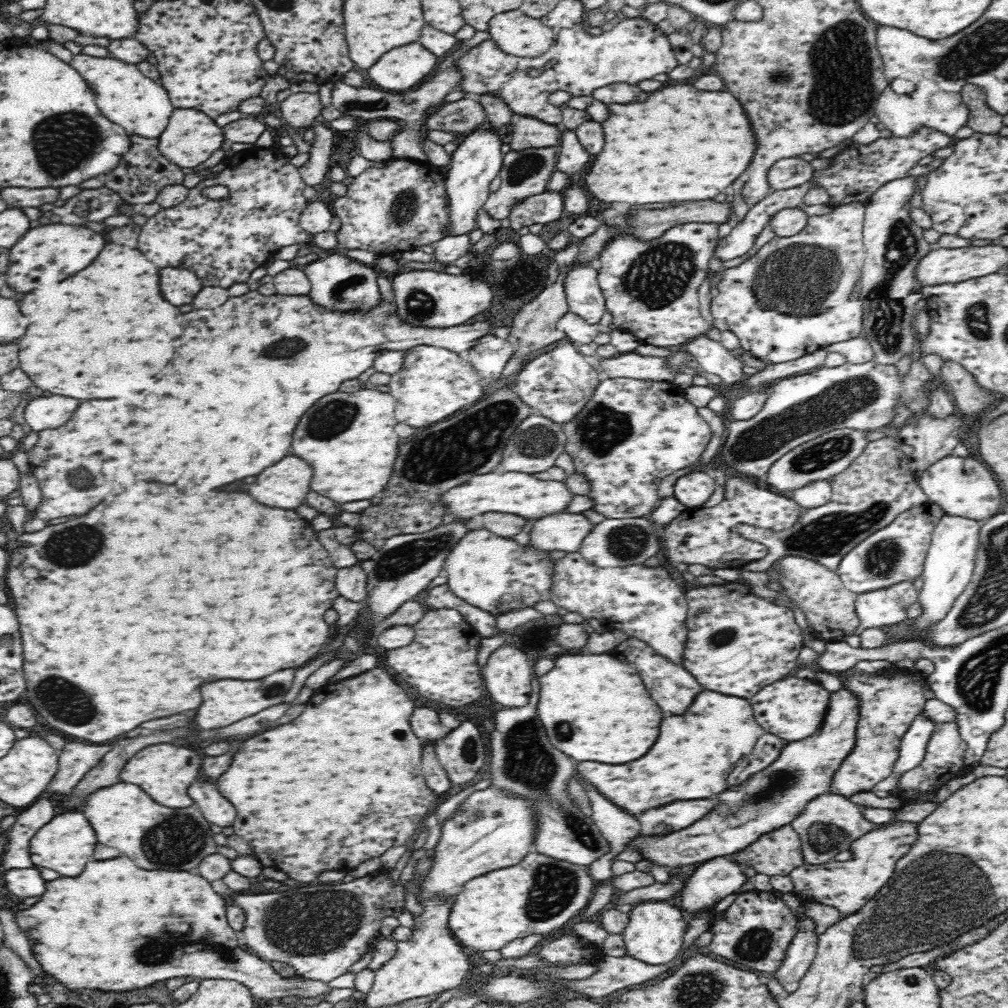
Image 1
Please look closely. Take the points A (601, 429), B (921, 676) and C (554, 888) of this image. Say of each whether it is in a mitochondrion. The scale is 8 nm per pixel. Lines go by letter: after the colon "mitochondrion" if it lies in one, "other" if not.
A: mitochondrion
B: other
C: mitochondrion

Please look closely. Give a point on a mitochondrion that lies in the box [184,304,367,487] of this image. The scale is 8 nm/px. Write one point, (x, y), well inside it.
(332, 418)

